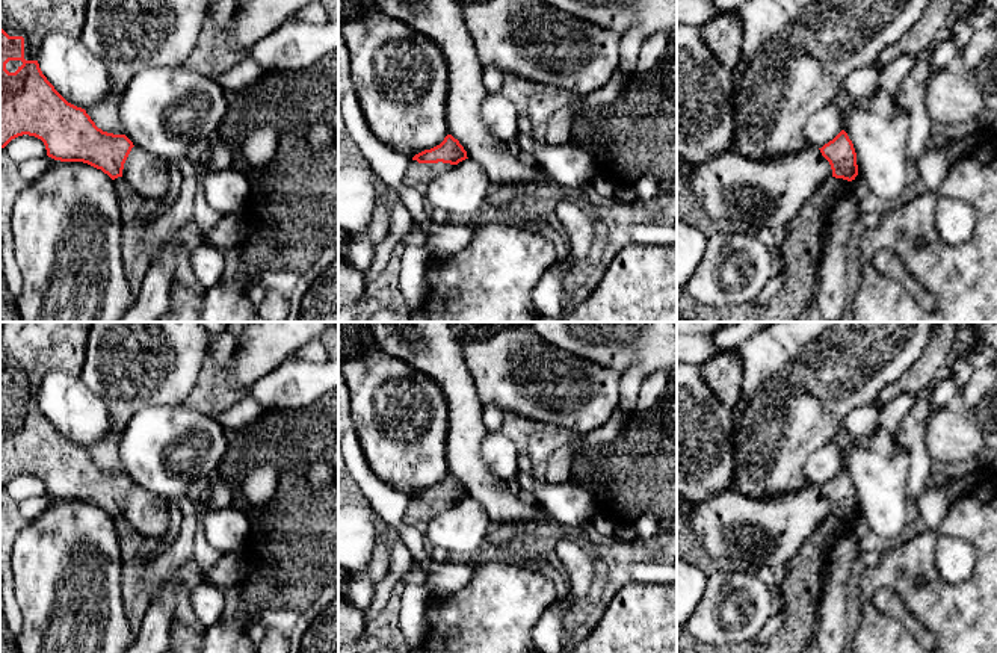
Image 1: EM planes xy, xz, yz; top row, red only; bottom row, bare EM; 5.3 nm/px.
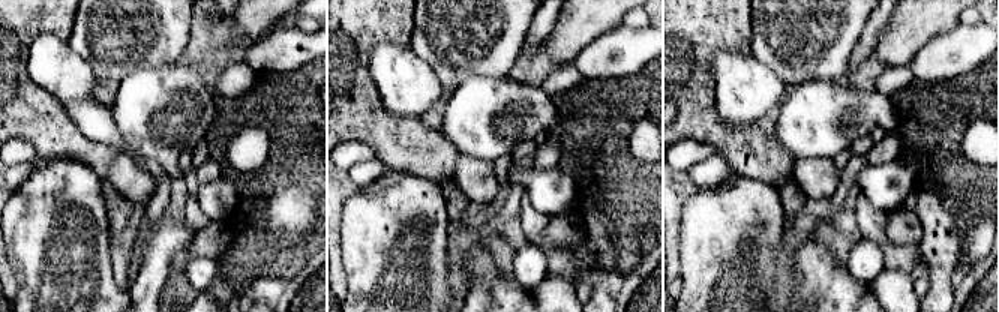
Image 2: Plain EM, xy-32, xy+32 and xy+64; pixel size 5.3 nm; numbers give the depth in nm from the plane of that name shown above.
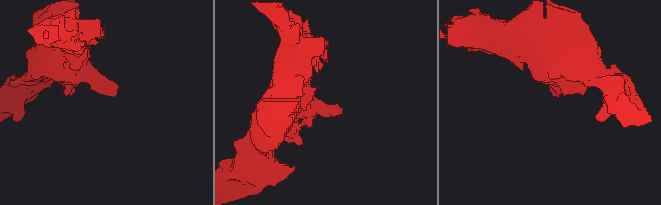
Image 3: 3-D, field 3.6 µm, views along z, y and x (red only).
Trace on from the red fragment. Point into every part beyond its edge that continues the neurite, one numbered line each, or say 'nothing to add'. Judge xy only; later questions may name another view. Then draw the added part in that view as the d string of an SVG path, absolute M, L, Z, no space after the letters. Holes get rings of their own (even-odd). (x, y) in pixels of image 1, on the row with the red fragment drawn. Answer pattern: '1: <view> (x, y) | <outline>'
1: xy (33, 20) | M0 0L0 27L24 38L24 59L38 60L44 38L63 32L80 38L89 0Z

